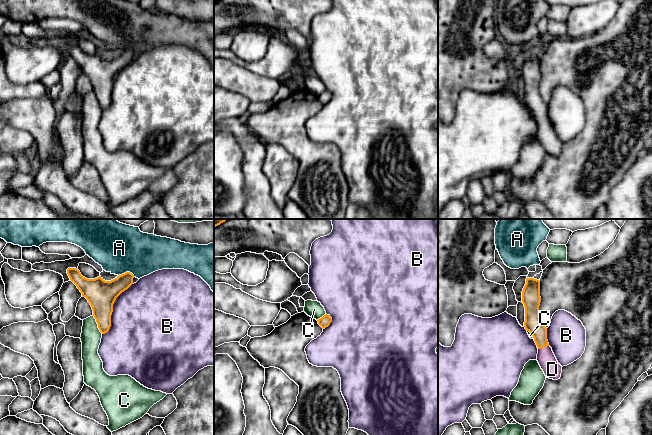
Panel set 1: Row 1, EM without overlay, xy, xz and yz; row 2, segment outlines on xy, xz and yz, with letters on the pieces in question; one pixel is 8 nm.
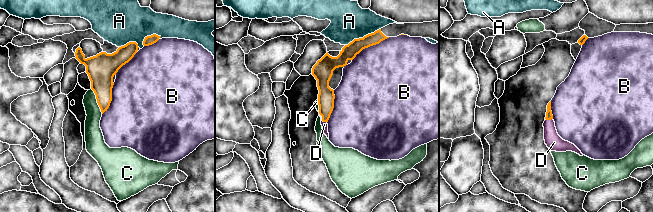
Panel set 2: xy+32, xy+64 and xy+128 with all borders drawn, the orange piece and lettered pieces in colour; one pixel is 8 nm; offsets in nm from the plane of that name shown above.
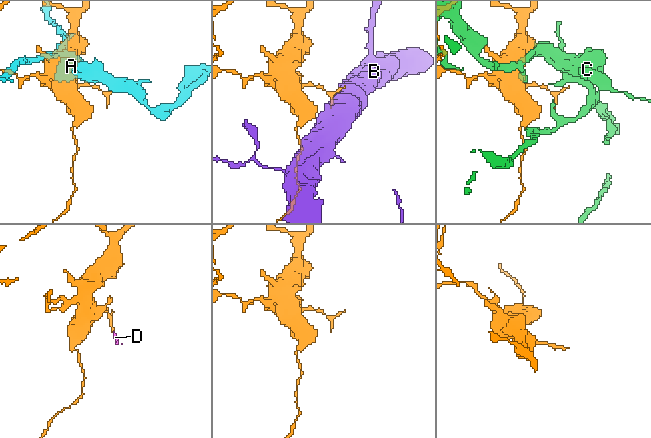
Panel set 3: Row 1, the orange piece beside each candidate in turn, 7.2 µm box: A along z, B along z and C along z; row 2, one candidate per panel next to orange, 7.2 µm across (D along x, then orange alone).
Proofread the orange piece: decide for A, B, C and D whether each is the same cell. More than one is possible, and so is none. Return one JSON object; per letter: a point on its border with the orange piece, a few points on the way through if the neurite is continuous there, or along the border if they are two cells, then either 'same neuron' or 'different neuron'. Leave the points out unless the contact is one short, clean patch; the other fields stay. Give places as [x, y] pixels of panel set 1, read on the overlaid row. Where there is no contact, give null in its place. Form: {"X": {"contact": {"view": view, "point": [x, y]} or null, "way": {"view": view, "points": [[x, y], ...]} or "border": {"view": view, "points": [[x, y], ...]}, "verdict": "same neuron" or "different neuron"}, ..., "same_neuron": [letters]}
{"A": {"contact": {"view": "xy", "point": [126, 272]}, "verdict": "different neuron"}, "B": {"contact": {"view": "xy", "point": [112, 309]}, "verdict": "different neuron"}, "C": {"contact": {"view": "xy", "point": [97, 323]}, "verdict": "different neuron"}, "D": {"contact": {"view": "yz", "point": [543, 347]}, "way": {"view": "yz", "points": [[533, 324], [539, 331], [543, 347], [545, 357], [552, 369]]}, "verdict": "same neuron"}, "same_neuron": ["D"]}

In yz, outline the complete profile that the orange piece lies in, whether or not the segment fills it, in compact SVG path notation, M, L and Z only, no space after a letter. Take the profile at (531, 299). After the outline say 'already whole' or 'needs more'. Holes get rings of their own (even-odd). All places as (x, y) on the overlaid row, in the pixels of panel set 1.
M527 278L522 291L522 303L525 307L524 327L529 331L538 348L537 361L546 378L558 380L561 377L562 366L558 363L547 340L547 328L539 317L540 281Z; needs more

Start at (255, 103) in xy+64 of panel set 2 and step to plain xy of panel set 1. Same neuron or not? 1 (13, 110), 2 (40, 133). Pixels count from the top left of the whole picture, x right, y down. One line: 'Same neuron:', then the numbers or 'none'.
Same neuron: 1, 2

